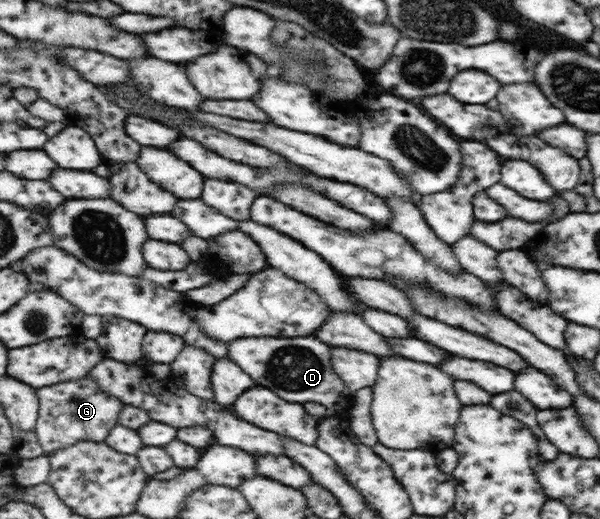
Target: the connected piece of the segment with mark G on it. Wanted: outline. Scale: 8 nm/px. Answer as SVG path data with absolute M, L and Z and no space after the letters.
M93 378L61 382L55 386L47 386L39 390L41 410L38 422L38 435L47 454L53 454L63 448L74 447L75 444L106 442L111 431L120 424L121 412L125 402L117 396L111 396Z

